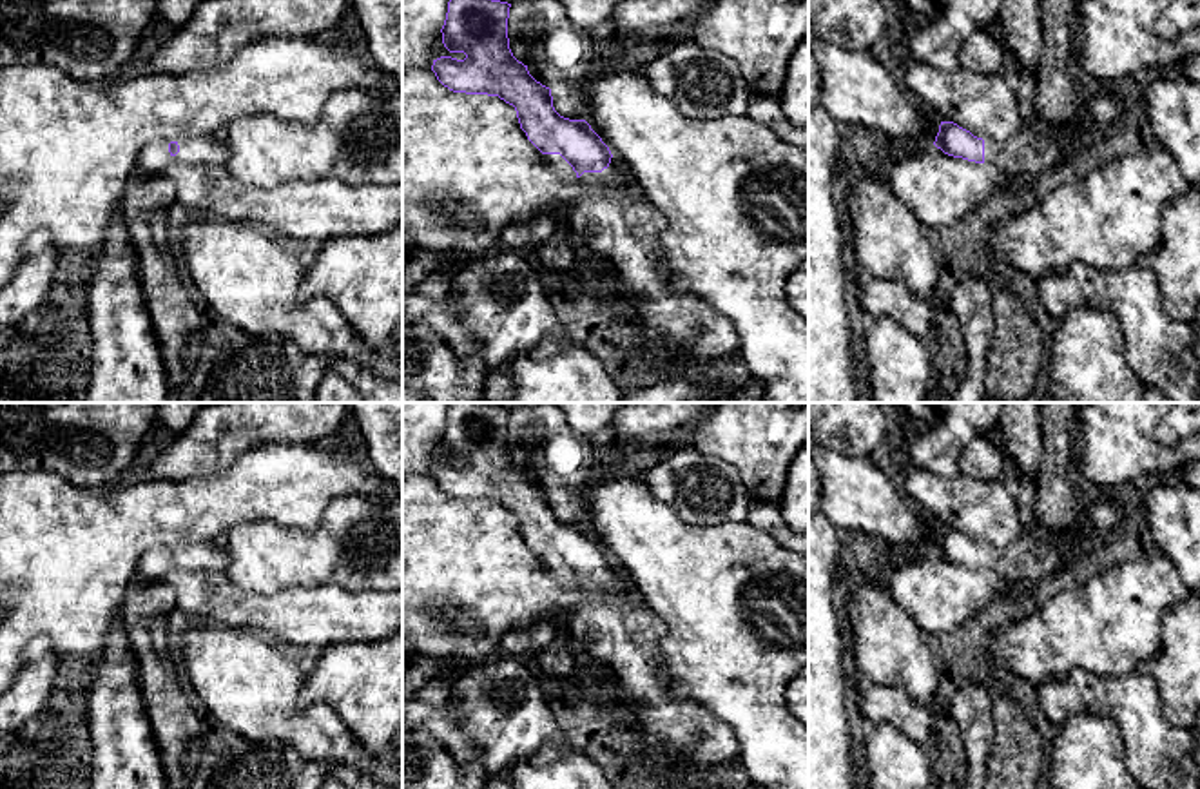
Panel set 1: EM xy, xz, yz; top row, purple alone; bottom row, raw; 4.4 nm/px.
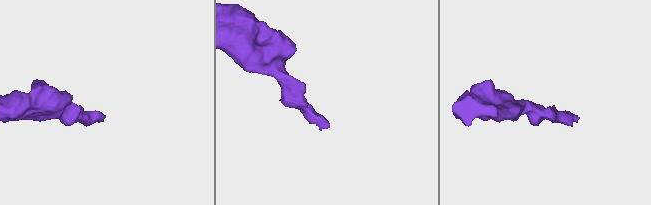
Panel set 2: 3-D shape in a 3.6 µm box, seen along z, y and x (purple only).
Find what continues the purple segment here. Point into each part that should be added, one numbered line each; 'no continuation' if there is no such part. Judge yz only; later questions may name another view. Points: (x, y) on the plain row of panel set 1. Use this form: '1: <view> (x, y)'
1: yz (1034, 557)

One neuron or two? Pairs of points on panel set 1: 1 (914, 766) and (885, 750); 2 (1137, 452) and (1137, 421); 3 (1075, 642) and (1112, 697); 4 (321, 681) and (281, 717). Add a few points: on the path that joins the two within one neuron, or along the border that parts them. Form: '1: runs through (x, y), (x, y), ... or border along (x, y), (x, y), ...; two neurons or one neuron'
1: runs through (907, 766), (901, 766), (892, 757); one neuron
2: runs through (1137, 445), (1137, 428); one neuron
3: border along (1137, 670), (1093, 675), (1074, 668), (1055, 679); two neurons
4: border along (305, 677), (301, 701), (325, 702), (339, 719); two neurons

